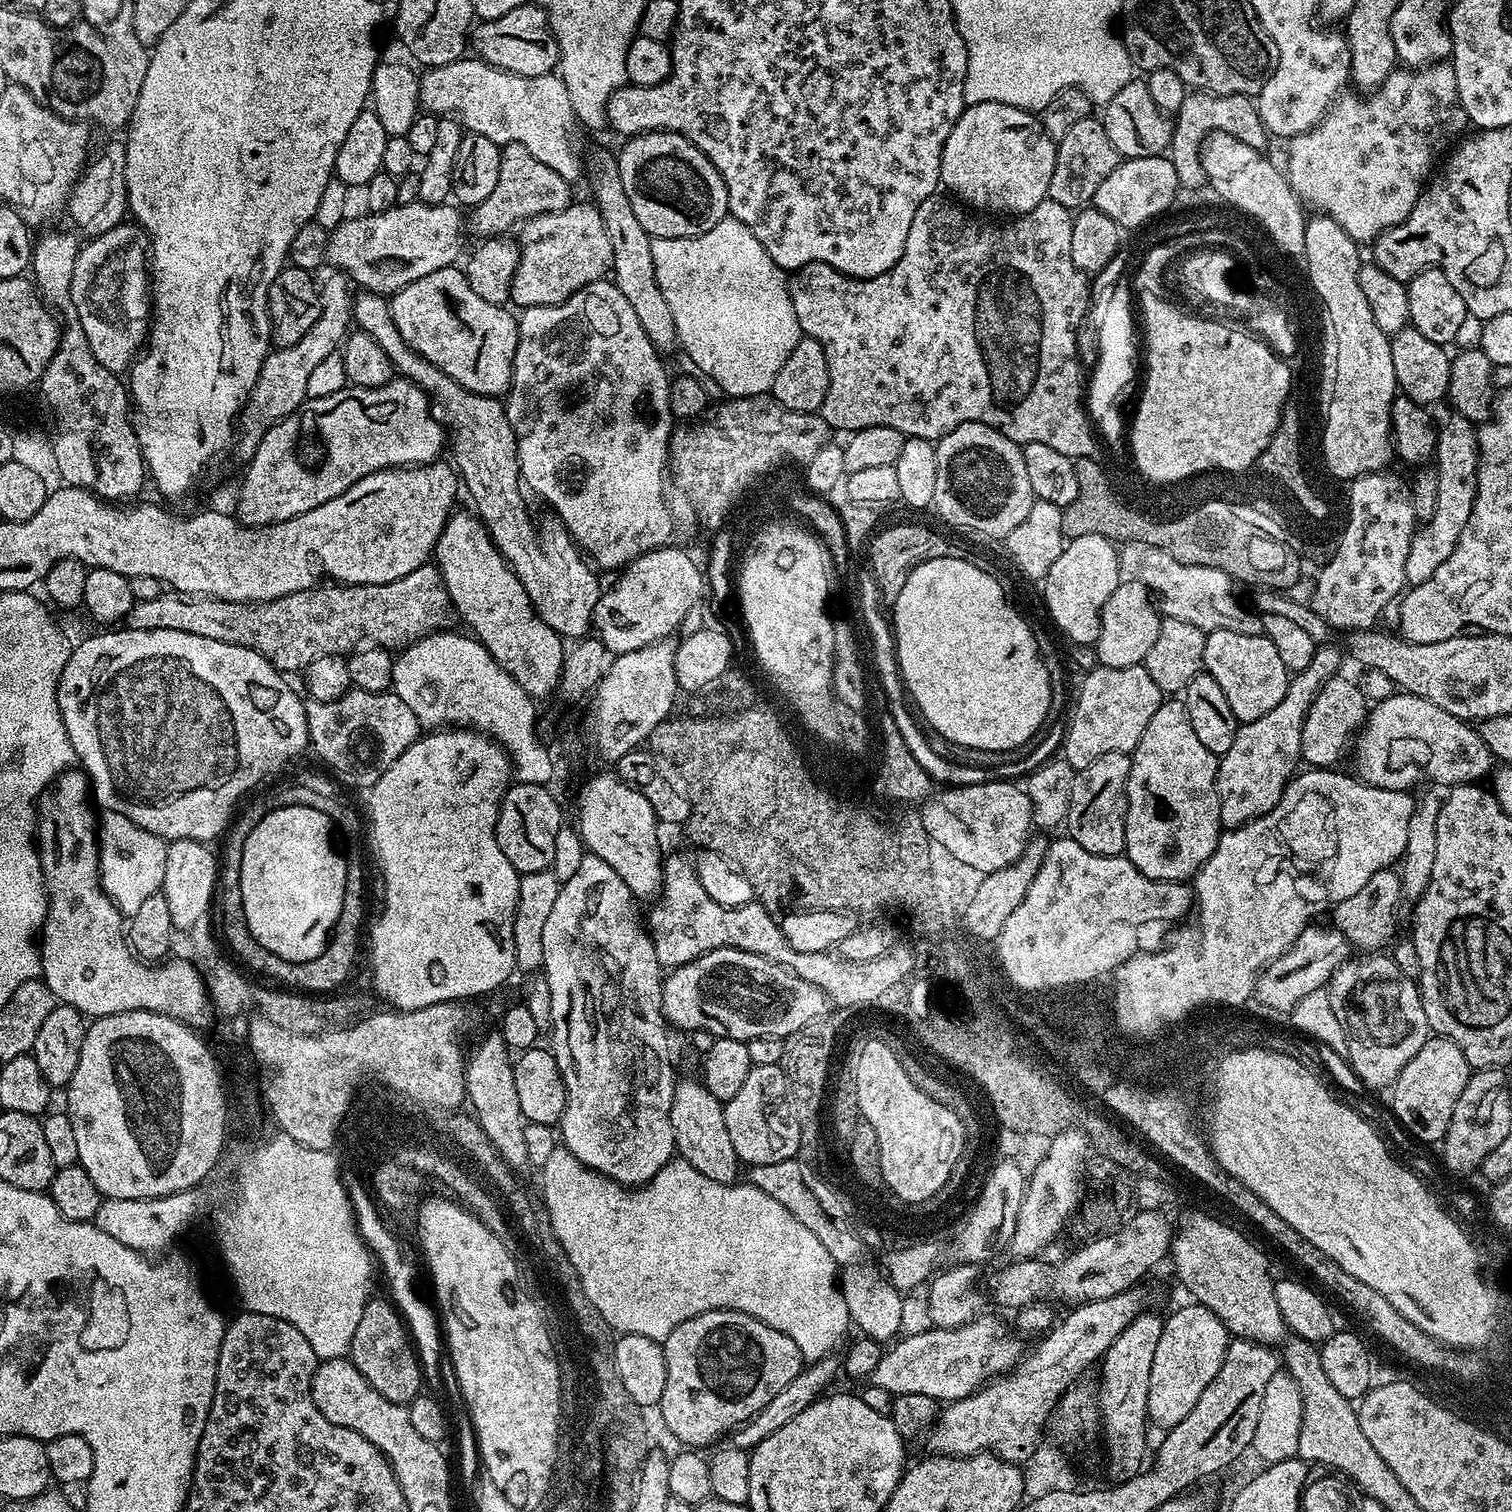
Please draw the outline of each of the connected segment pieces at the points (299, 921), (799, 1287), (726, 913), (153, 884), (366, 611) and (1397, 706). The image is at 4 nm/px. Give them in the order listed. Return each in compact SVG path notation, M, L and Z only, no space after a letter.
M282 806L266 814L242 846L240 889L250 934L270 954L295 964L322 954L342 910L347 866L341 849L332 845L332 832L334 825L322 810Z
M558 1146L554 1154L550 1154L549 1160L538 1170L538 1176L540 1176L541 1192L539 1195L543 1199L546 1210L549 1211L554 1234L557 1235L558 1242L562 1244L562 1249L568 1255L568 1260L573 1264L586 1298L597 1308L598 1313L602 1314L602 1318L612 1328L613 1333L626 1336L642 1334L642 1338L662 1342L671 1332L678 1330L682 1322L698 1314L706 1314L714 1310L734 1310L742 1314L750 1314L758 1318L758 1322L766 1322L766 1326L774 1326L774 1330L786 1334L786 1338L792 1339L794 1346L798 1346L804 1361L811 1362L833 1355L837 1351L836 1347L839 1346L840 1339L847 1334L848 1328L850 1329L846 1302L838 1287L838 1261L830 1256L830 1250L826 1250L826 1246L822 1246L822 1242L818 1242L814 1234L810 1234L810 1230L806 1230L806 1226L802 1226L802 1222L798 1222L798 1218L794 1218L794 1214L790 1214L790 1210L786 1210L786 1206L774 1202L770 1194L758 1190L753 1184L747 1182L719 1184L706 1178L706 1174L698 1174L698 1170L690 1166L690 1162L674 1158L666 1166L662 1166L658 1174L654 1174L649 1184L625 1186L614 1182L608 1176L603 1176L601 1172L587 1168L585 1164L578 1162L578 1158L574 1158L574 1154L570 1154L568 1148L563 1146Z
M669 855L665 859L664 887L652 906L652 913L646 916L646 927L656 947L658 962L665 969L680 968L719 948L746 950L755 956L774 958L774 963L782 956L784 934L773 913L767 912L759 902L743 904L741 908L727 908L714 902L714 898L702 890L695 867L680 856Z
M108 810L105 811L98 820L98 843L100 846L100 884L116 907L120 909L125 917L131 918L134 910L142 907L142 902L150 898L150 894L161 891L166 878L166 850L169 841L163 840L158 834L150 834L150 830L142 830L130 818L122 814Z
M426 563L423 571L415 571L414 574L408 574L404 580L398 582L386 582L385 584L329 584L327 586L317 586L315 588L307 588L301 592L294 594L286 594L277 600L261 600L259 602L245 602L243 600L216 600L213 596L199 596L198 594L190 594L189 592L174 592L171 590L161 591L160 595L150 598L149 600L137 600L133 603L126 617L127 627L134 630L182 630L186 634L198 634L198 638L214 638L214 642L226 642L234 646L246 646L250 650L254 650L258 654L262 654L262 658L266 658L271 662L281 674L289 674L288 672L303 673L310 662L314 662L314 658L322 658L323 656L343 656L347 657L349 652L359 648L365 644L377 644L379 648L389 650L400 650L413 640L421 640L423 636L429 636L432 632L439 632L449 627L448 619L453 619L454 609L452 601L448 598L448 591L444 588L444 583L440 580L440 569L435 563Z
M1397 691L1396 696L1388 696L1385 700L1380 700L1377 704L1371 705L1370 711L1354 740L1354 752L1356 748L1356 769L1355 775L1363 780L1366 784L1373 784L1379 788L1386 790L1394 790L1395 792L1407 792L1415 789L1415 784L1420 784L1423 780L1437 780L1443 786L1455 786L1458 784L1475 784L1483 781L1493 771L1494 757L1490 749L1487 748L1486 742L1480 736L1479 731L1469 721L1459 720L1454 714L1446 714L1446 710L1442 710L1442 706L1434 706L1434 702L1430 702L1426 698L1418 698L1409 692Z

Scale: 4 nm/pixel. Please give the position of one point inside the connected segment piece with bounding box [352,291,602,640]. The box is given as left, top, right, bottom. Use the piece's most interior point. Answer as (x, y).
(564, 593)

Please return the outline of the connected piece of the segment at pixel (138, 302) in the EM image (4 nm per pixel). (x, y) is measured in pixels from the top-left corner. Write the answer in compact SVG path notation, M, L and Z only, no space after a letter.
M121 222L101 236L91 237L81 247L74 262L72 279L72 301L82 330L94 350L94 358L106 366L106 370L117 374L129 371L130 365L143 349L150 327L152 301L150 299L150 241L143 228L135 222Z

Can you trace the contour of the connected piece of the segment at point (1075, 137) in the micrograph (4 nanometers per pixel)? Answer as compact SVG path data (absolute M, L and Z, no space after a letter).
M1095 115L1082 118L1062 138L1056 146L1056 161L1054 175L1050 178L1048 199L1062 202L1062 206L1079 210L1091 205L1094 194L1098 194L1098 186L1119 166L1122 157L1110 142L1104 129L1103 119Z

